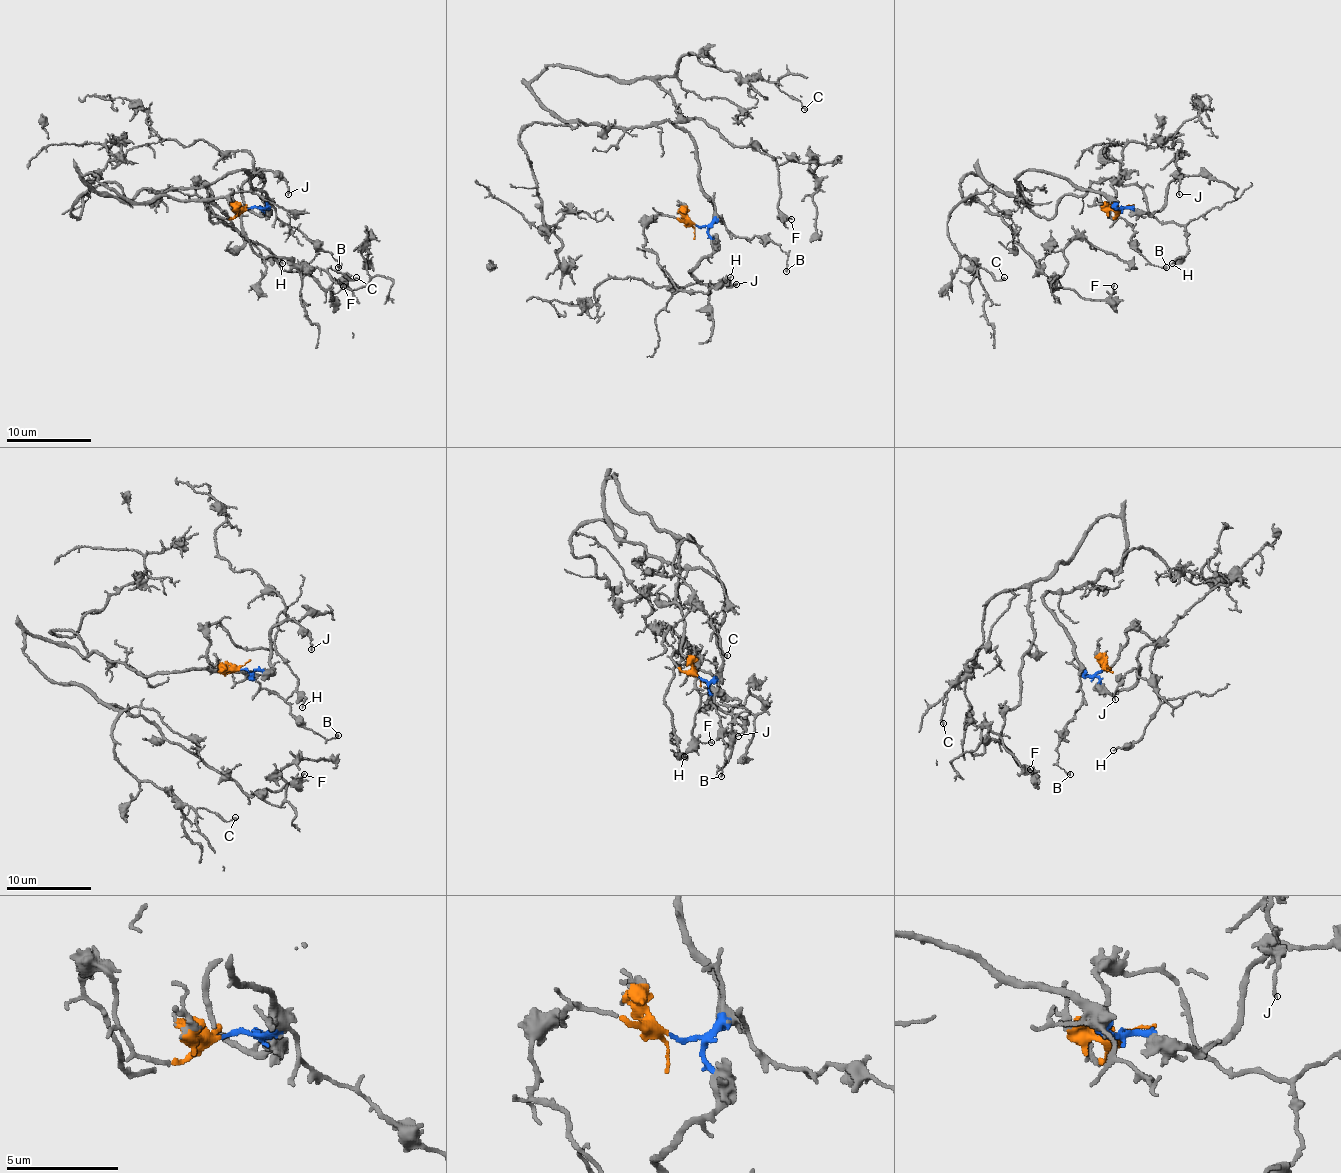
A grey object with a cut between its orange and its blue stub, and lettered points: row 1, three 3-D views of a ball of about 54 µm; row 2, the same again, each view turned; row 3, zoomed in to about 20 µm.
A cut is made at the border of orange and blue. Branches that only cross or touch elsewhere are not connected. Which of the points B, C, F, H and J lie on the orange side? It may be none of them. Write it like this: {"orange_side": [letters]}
{"orange_side": ["H"]}

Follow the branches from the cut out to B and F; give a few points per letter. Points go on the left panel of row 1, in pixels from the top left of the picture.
B: (248, 209), (271, 207), (275, 215), (288, 226), (299, 228), (339, 262), (339, 266)
F: (248, 209), (265, 194), (242, 171), (130, 201), (81, 177), (138, 203), (210, 201), (330, 300), (343, 285)

